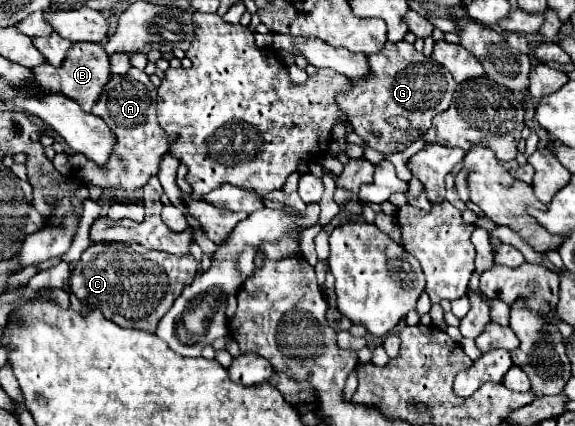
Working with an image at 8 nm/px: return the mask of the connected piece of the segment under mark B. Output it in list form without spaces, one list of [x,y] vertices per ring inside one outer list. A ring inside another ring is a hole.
[[[73,43],[73,47],[69,49],[69,55],[61,67],[53,67],[53,65],[45,63],[45,67],[37,67],[37,71],[33,71],[33,73],[37,75],[37,83],[41,83],[41,87],[45,87],[47,91],[61,91],[61,93],[73,97],[85,111],[91,111],[91,107],[97,103],[99,95],[103,93],[103,89],[111,77],[109,57],[105,55],[103,47],[95,45],[95,43]]]

